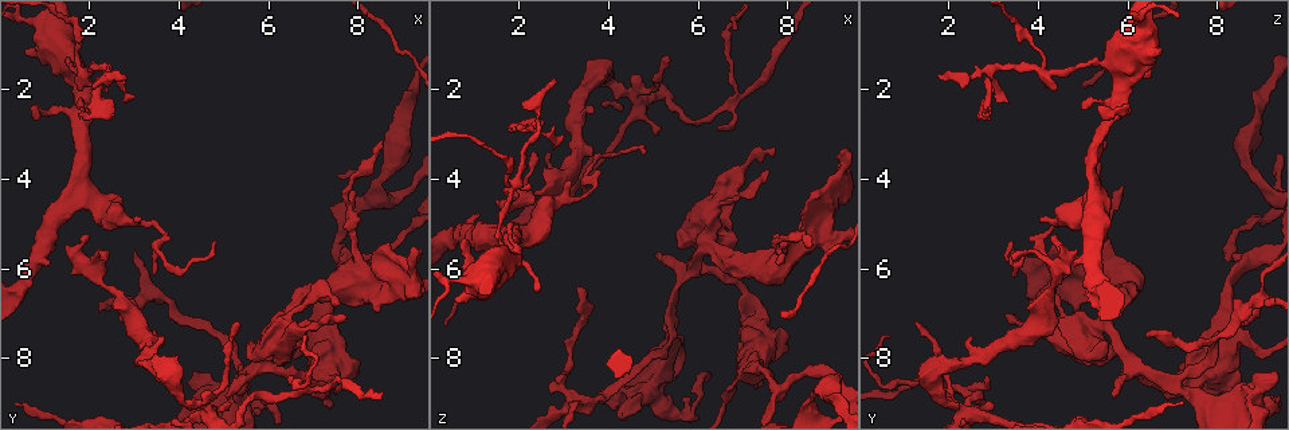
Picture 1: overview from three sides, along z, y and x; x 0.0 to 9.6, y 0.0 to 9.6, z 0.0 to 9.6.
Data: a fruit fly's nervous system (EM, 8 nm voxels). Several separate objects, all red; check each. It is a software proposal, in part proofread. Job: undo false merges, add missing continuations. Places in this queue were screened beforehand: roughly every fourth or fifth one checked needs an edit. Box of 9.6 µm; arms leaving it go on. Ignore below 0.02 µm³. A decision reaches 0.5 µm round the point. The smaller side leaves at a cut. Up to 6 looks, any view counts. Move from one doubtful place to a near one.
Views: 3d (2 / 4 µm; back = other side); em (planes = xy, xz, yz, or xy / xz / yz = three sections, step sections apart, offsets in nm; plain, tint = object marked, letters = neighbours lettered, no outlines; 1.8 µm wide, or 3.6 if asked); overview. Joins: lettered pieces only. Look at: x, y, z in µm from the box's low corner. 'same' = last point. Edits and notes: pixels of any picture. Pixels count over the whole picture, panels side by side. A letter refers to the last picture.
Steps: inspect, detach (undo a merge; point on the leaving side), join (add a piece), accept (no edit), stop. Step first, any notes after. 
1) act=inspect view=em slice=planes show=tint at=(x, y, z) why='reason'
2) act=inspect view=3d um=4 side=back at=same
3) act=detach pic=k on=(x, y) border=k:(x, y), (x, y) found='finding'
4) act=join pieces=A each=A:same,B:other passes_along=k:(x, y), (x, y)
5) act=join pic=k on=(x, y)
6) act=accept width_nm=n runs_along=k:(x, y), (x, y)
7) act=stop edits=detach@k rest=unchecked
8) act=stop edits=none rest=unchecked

act=inspect view=3d um=4 at=(5.30, 7.25, 1.25) why='tapers out'

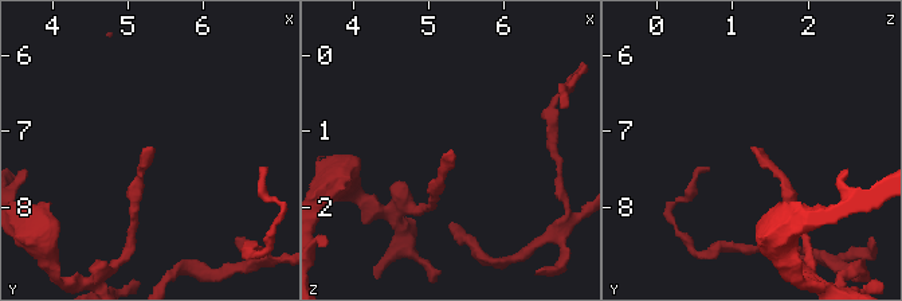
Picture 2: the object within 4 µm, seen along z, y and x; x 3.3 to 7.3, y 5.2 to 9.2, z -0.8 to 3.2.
act=inspect view=em slice=xy step=8 show=plain at=(5.35, 7.20, 1.25) why='now the EM'

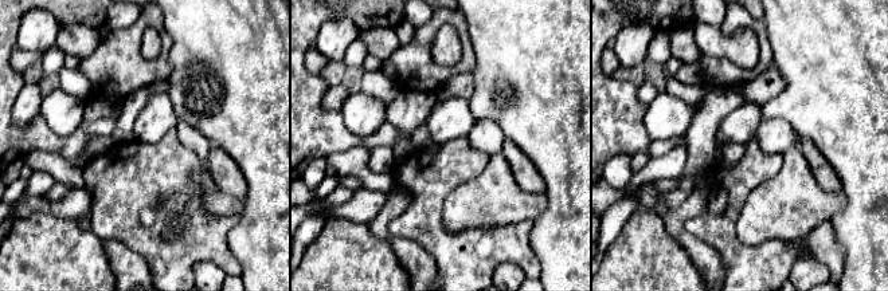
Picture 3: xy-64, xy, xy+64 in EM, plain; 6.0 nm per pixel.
act=inspect view=em slice=xy step=8 show=letters at=same

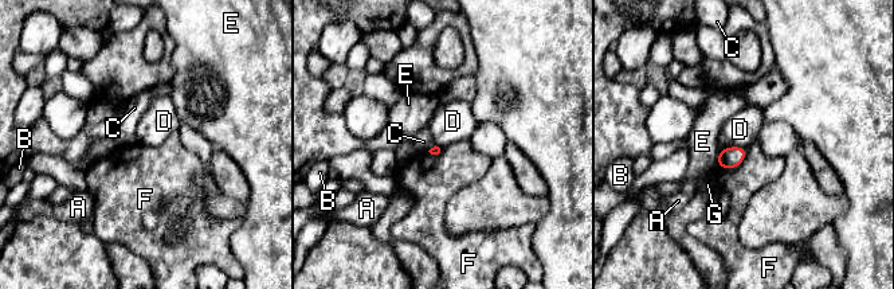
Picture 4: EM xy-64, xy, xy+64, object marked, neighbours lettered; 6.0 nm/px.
act=accept each=A:other,B:other,C:other,D:other,E:other,F:other,G:other border=4:(745, 147), (721, 148) found='no lettered piece goes on from it'

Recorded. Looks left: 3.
act=inspect view=em um=3.6 slice=xz step=4 show=tint at=(4.10, 8.95, 1.85) why='abrupt turn'

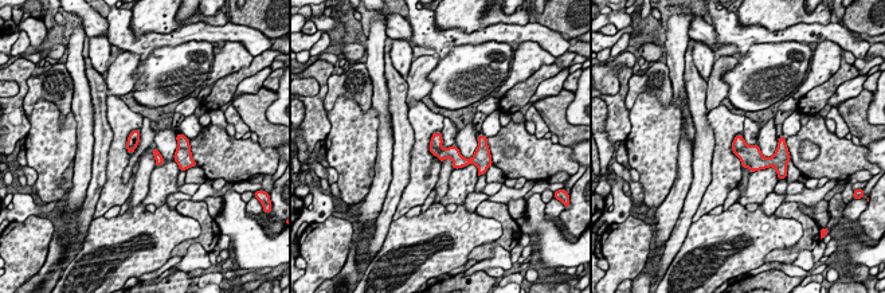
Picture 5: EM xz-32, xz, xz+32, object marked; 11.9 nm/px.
act=inspect view=em um=3.6 slice=planes show=letters at=same

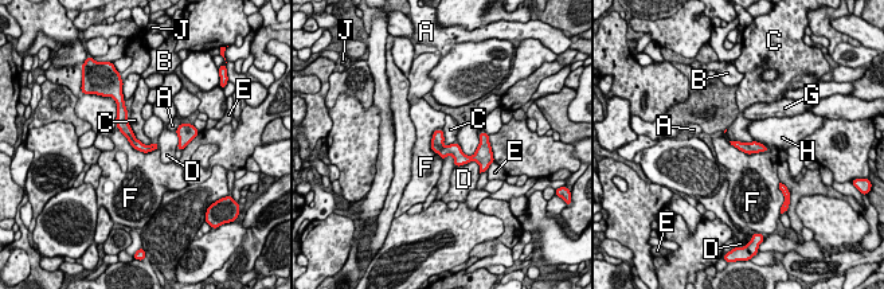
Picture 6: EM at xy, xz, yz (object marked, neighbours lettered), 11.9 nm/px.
act=accept each=A:other,B:other,C:other,D:other,E:other,F:other,G:other,H:other,J:other runs_along=6:(121, 110), (126, 132), (149, 148) found='one neuron here'

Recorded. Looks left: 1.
act=inspect view=em um=3.6 slice=planes show=letters at=(6.25, 7.40, 5.30) why='sharp bend'

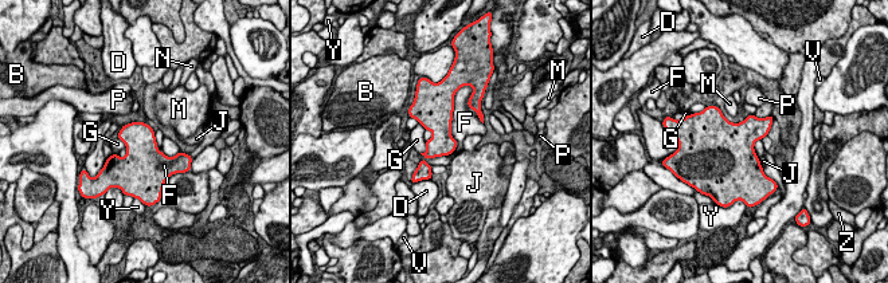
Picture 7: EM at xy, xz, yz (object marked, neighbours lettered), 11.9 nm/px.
act=accept longest_contact=F:600nm each=B:other,D:other,F:other,G:other,J:other,M:other,N:other,P:other,V:other,Y:other,Z:other border=7:(429, 129), (431, 136), (425, 141) found='one neuron here'

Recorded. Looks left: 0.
act=stop edits=none rest=unchecked

